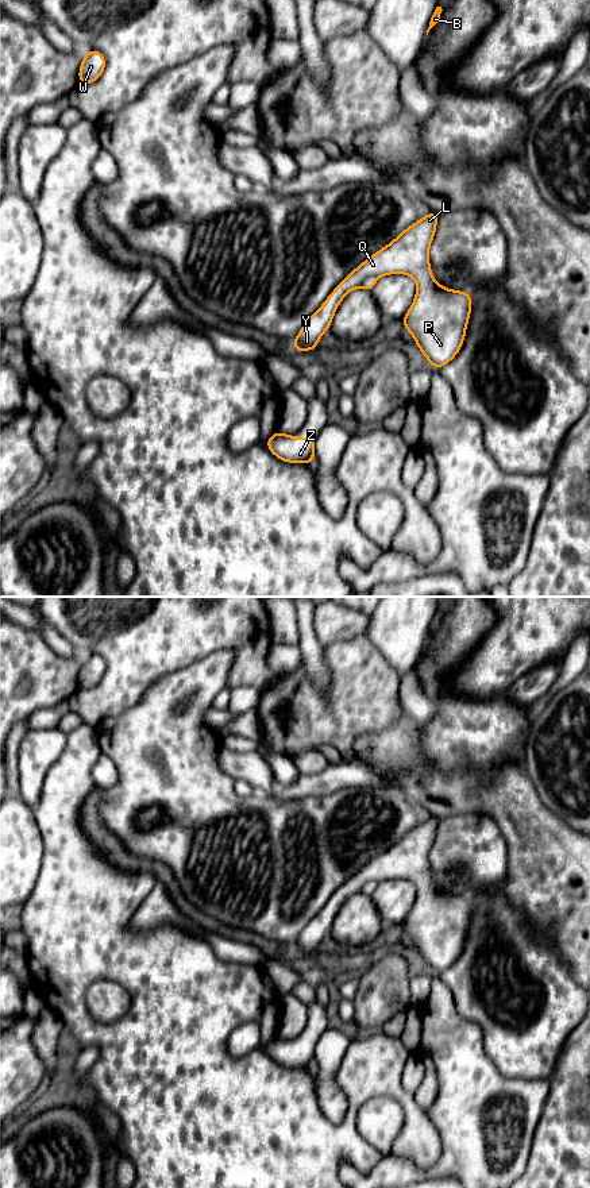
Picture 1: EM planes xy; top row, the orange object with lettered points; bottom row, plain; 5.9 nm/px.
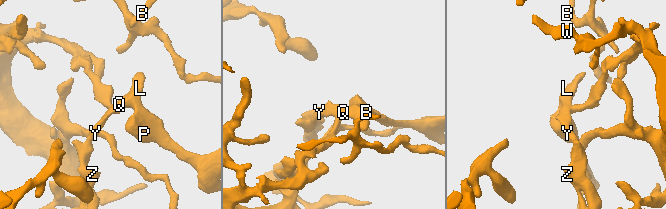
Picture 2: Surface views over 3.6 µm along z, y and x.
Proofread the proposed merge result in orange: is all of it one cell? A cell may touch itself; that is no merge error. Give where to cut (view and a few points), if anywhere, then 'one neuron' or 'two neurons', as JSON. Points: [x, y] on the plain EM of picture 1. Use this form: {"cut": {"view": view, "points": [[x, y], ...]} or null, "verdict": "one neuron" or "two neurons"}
{"cut": {"view": "xy", "points": [[377, 883], [367, 882], [361, 891]]}, "verdict": "two neurons"}

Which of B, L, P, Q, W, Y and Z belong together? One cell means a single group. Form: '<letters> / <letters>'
B W / L P Q Y Z

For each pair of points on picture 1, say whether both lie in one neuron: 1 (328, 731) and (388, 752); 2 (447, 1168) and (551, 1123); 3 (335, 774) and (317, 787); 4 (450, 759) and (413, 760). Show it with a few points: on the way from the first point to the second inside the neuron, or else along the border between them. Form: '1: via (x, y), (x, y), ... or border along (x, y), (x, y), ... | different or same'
1: border along (385, 728), (361, 735), (355, 740), (355, 756) | different
2: border along (546, 1100), (527, 1161) | different
3: via (331, 778), (322, 783) | same
4: border along (420, 729), (421, 755), (438, 770), (455, 772) | different

